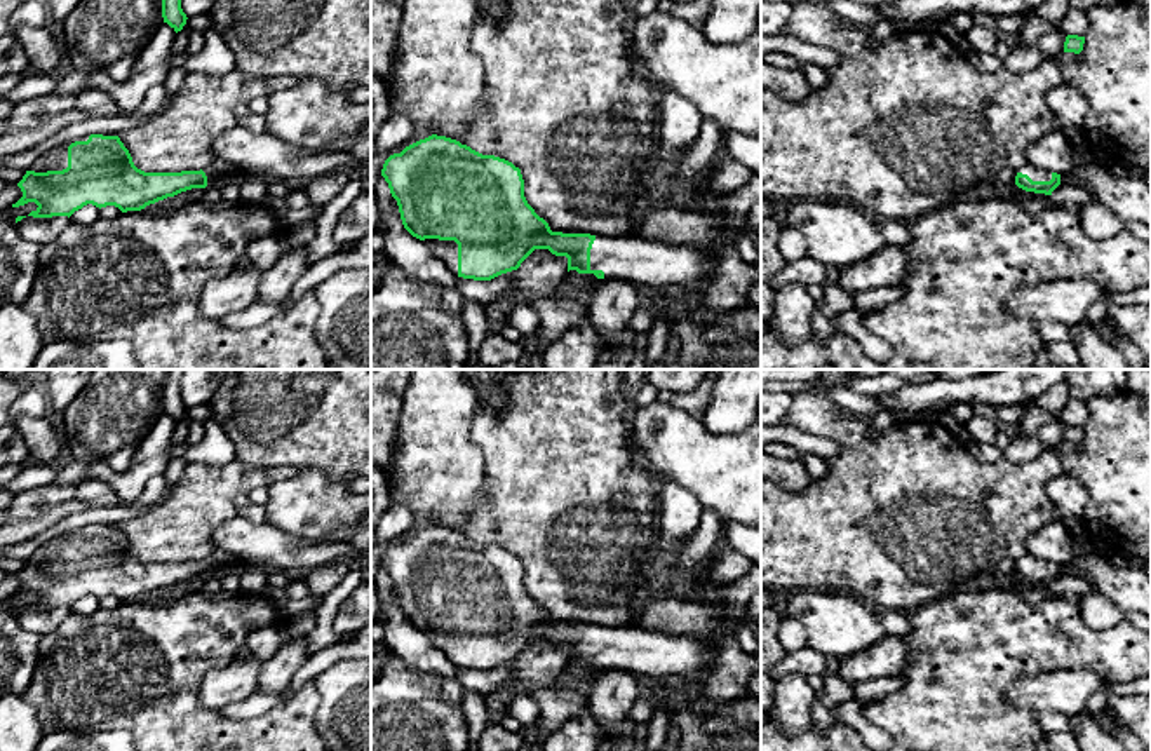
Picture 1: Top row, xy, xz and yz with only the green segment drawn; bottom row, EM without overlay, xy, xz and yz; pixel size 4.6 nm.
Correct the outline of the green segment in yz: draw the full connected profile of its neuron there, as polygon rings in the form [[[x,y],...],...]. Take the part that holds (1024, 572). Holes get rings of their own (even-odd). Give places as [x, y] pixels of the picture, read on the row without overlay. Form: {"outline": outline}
{"outline": [[[1027,552],[1019,559],[1015,575],[1026,582],[1052,585],[1060,575],[1060,565]]]}

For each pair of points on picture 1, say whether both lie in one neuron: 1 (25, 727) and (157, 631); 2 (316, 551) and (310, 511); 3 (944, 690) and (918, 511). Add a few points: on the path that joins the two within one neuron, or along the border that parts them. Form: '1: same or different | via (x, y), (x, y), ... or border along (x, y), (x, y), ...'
1: different | border along (20, 696), (33, 708), (35, 717), (42, 723)
2: different | border along (275, 527), (302, 539), (321, 541)
3: different | border along (955, 589), (920, 605), (911, 614)

